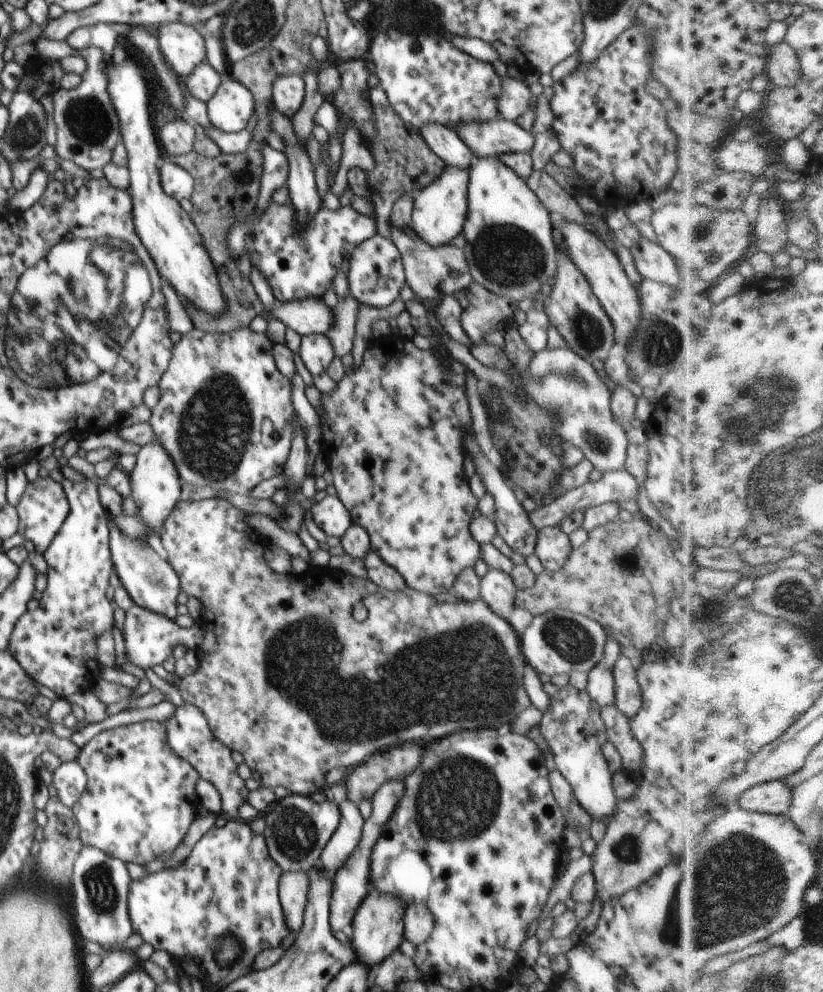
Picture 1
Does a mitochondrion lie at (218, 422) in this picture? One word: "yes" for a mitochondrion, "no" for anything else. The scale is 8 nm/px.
yes

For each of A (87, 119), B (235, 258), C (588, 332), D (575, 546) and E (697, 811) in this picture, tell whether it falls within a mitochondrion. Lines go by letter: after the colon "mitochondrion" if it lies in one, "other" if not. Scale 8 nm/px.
A: mitochondrion
B: other
C: mitochondrion
D: other
E: other

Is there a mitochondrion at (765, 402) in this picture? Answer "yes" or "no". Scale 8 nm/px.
yes

